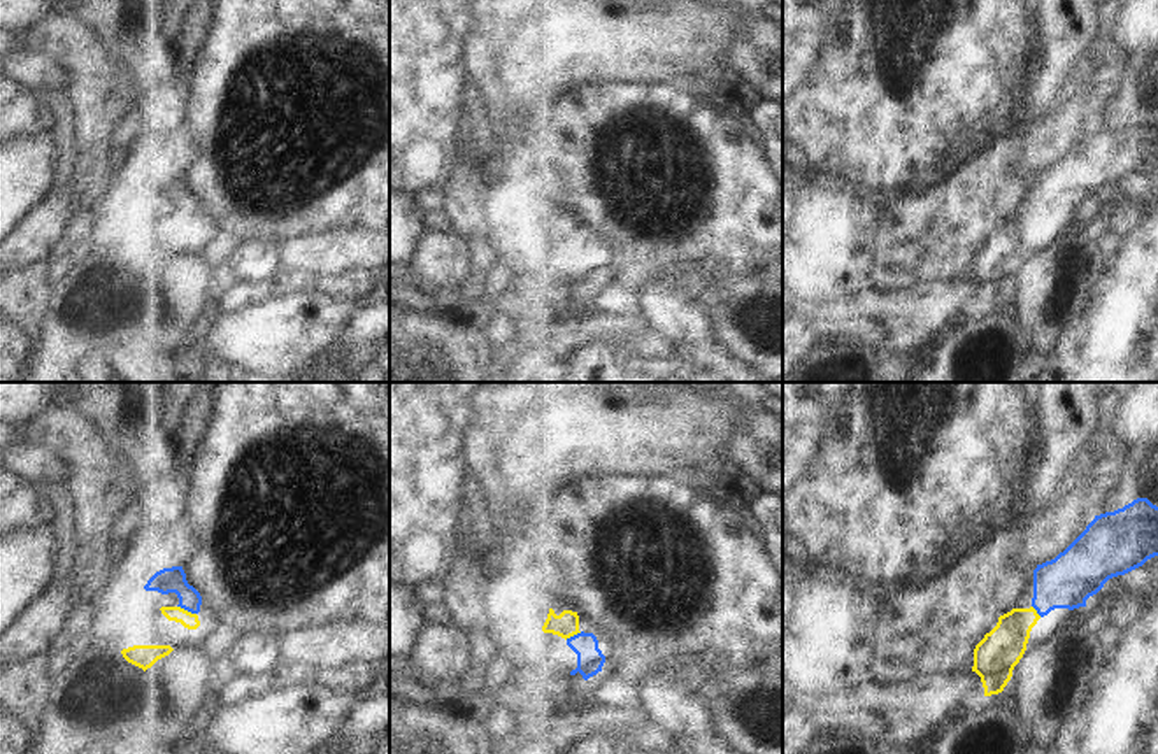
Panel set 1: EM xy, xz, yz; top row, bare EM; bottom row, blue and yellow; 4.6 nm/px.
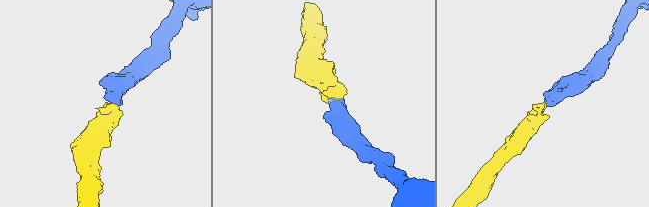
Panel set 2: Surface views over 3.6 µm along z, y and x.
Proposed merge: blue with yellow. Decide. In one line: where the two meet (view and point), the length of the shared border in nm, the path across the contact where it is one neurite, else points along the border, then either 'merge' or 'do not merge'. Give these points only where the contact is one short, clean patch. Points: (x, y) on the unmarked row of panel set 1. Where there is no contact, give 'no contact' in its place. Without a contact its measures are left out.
contact xy (186, 216); length 100 nm; way xy (165, 188), (186, 204), (186, 216), (178, 221); merge

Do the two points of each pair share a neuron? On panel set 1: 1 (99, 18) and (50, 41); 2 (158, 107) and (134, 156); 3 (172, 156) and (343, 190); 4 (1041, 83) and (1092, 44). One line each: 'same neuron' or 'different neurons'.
1: different neurons
2: same neuron
3: different neurons
4: same neuron

